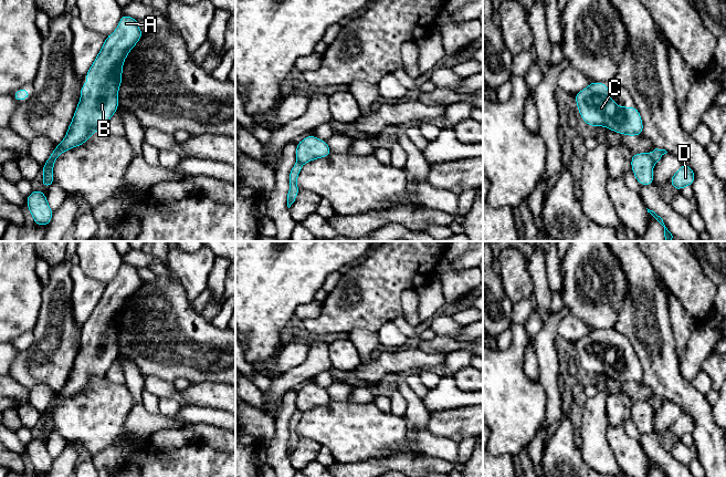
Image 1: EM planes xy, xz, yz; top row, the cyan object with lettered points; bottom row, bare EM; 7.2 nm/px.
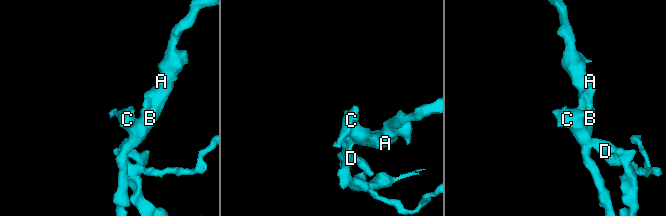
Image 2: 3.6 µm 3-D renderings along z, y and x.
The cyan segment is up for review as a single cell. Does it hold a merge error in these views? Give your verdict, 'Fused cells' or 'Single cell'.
Fused cells

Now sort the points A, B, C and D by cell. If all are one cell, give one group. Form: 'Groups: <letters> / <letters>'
Groups: A B C / D

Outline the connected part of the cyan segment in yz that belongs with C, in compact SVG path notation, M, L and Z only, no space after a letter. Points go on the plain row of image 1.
M591 330L575 343L579 363L588 374L604 374L628 384L643 382L643 371L636 354L621 355L609 343L609 333Z

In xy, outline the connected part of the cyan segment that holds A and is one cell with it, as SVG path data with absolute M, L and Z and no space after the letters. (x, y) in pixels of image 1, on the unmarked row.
M123 262L116 278L106 284L105 290L85 322L87 331L81 333L81 346L75 357L72 370L63 388L55 394L53 406L42 414L42 434L50 435L54 432L53 415L57 405L73 395L83 393L97 377L105 376L111 365L118 357L118 339L123 330L123 312L130 298L141 287L144 280L138 274L138 269Z

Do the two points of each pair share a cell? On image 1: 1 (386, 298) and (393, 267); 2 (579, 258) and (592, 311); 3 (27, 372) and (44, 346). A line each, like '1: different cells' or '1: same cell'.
1: same cell
2: same cell
3: same cell

